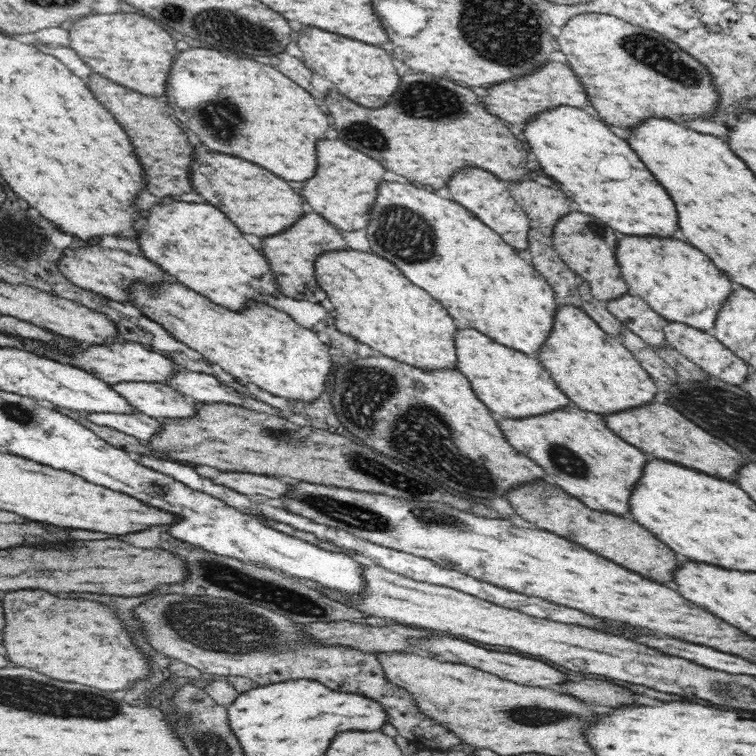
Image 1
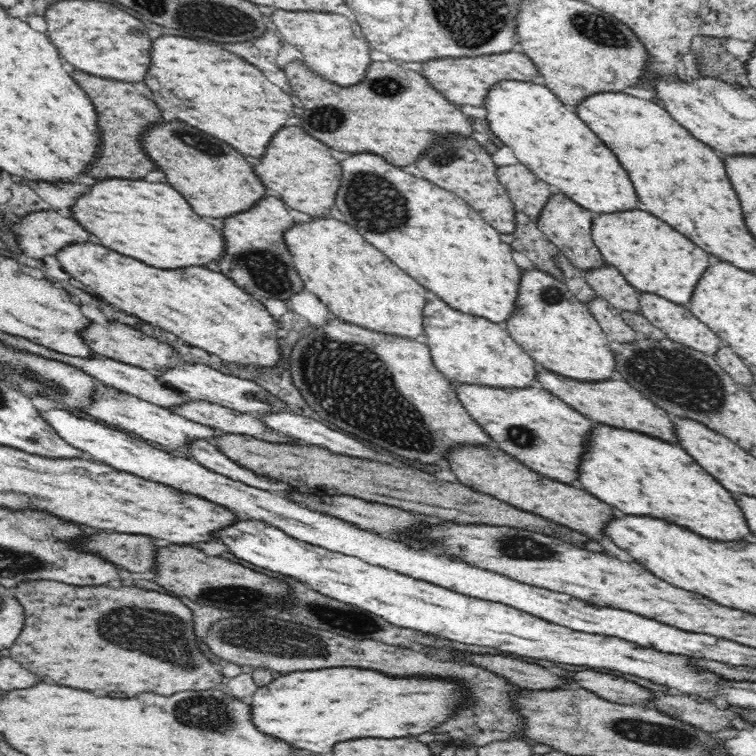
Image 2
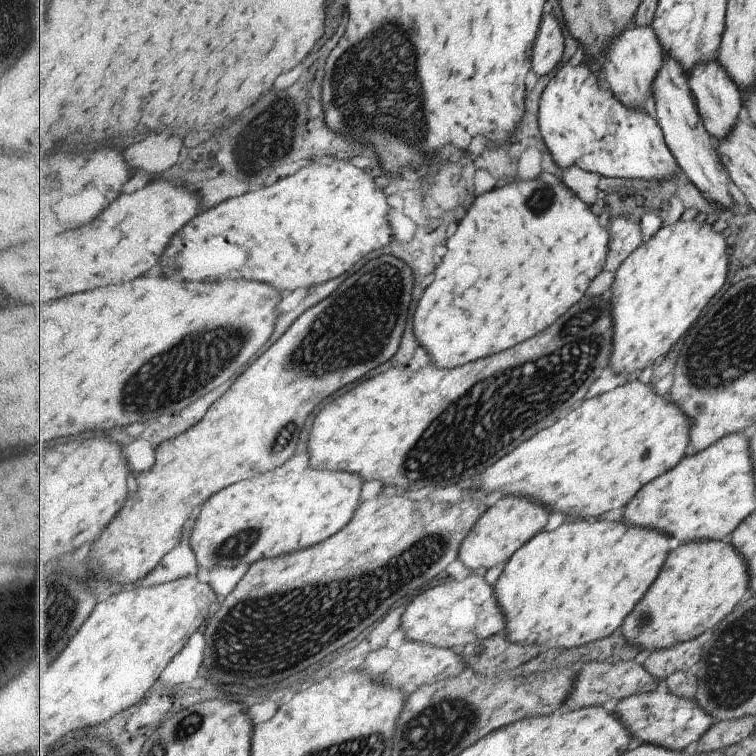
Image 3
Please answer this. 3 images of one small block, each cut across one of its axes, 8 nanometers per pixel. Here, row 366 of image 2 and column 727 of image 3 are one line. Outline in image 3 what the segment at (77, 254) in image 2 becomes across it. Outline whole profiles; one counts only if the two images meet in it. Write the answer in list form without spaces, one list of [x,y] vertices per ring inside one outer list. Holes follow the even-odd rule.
[[[696,219],[689,220],[677,220],[674,224],[670,226],[665,226],[659,229],[647,242],[642,244],[637,250],[634,250],[625,262],[617,269],[617,274],[612,286],[612,296],[610,298],[610,303],[612,304],[612,316],[615,317],[615,323],[613,323],[613,328],[616,330],[614,332],[612,344],[612,358],[609,361],[608,366],[615,372],[615,374],[625,374],[630,380],[635,378],[641,370],[649,368],[649,366],[654,366],[662,360],[667,352],[689,332],[689,328],[695,324],[695,320],[703,314],[703,310],[707,308],[707,304],[713,300],[713,296],[725,286],[725,280],[727,280],[727,274],[729,274],[729,245],[725,242],[727,235],[717,231],[713,225],[710,225],[703,220],[697,221]]]

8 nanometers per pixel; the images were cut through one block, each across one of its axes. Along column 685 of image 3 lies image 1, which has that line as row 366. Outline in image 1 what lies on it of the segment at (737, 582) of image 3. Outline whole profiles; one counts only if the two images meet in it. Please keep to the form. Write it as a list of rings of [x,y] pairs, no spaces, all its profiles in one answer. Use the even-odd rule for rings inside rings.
[[[574,305],[557,308],[554,328],[536,357],[580,411],[615,415],[651,403],[659,391],[649,372],[622,341],[608,335],[592,317]]]

